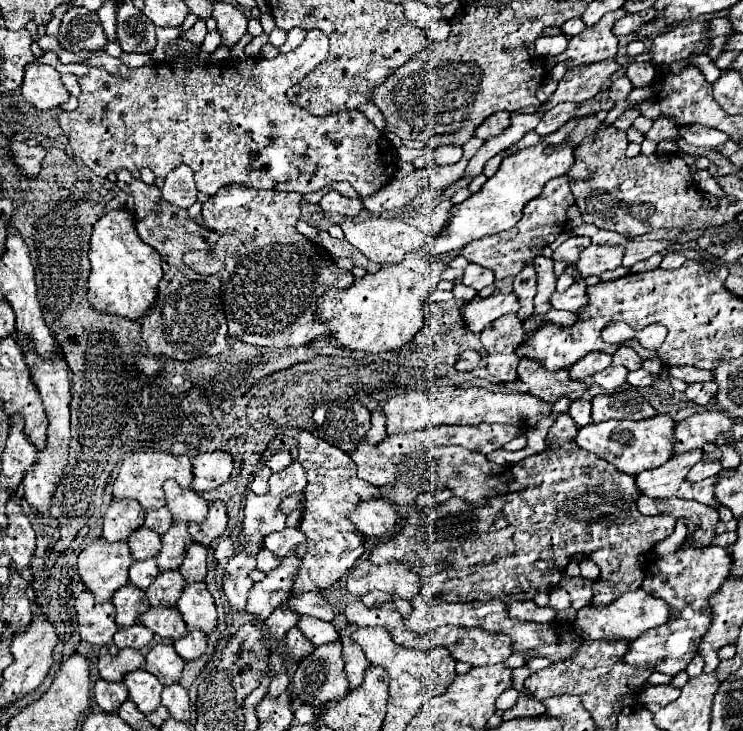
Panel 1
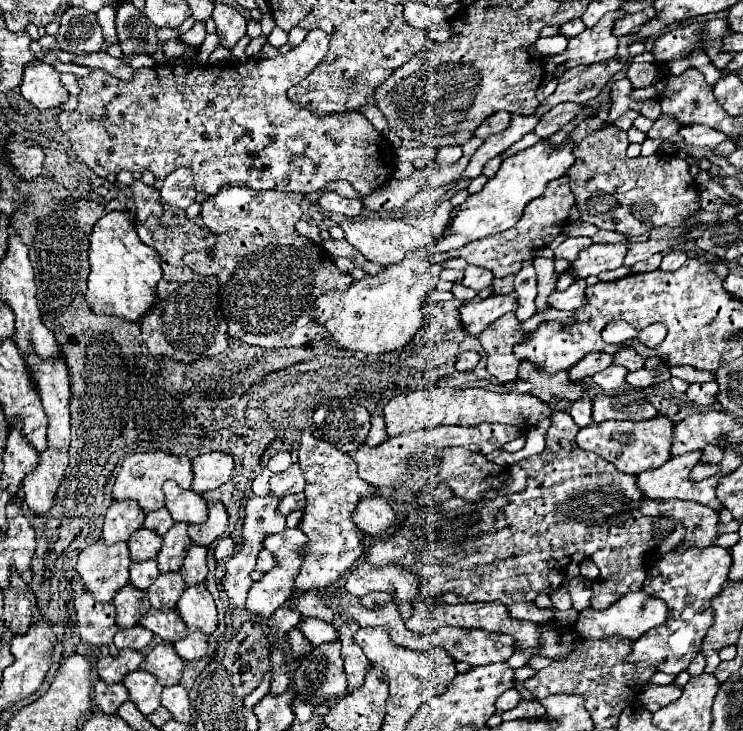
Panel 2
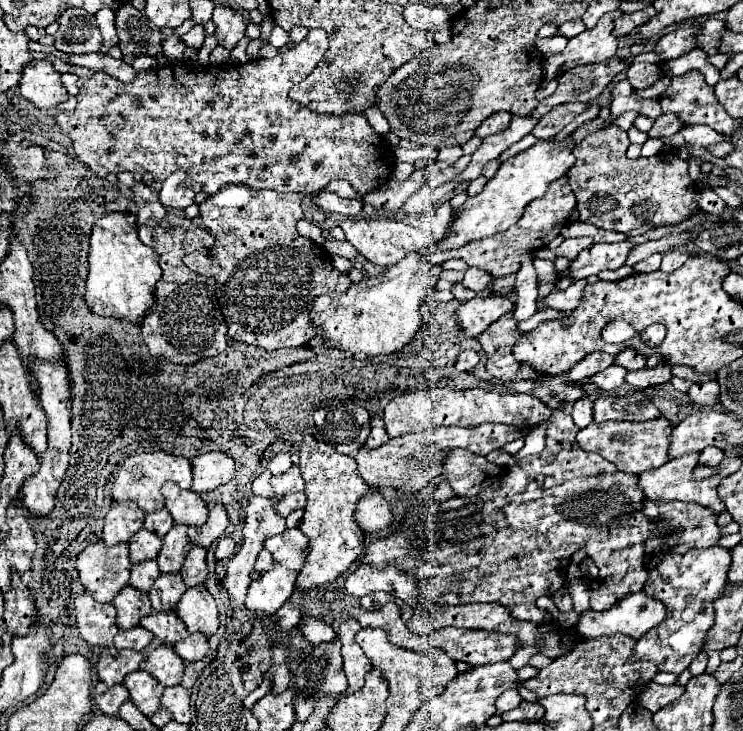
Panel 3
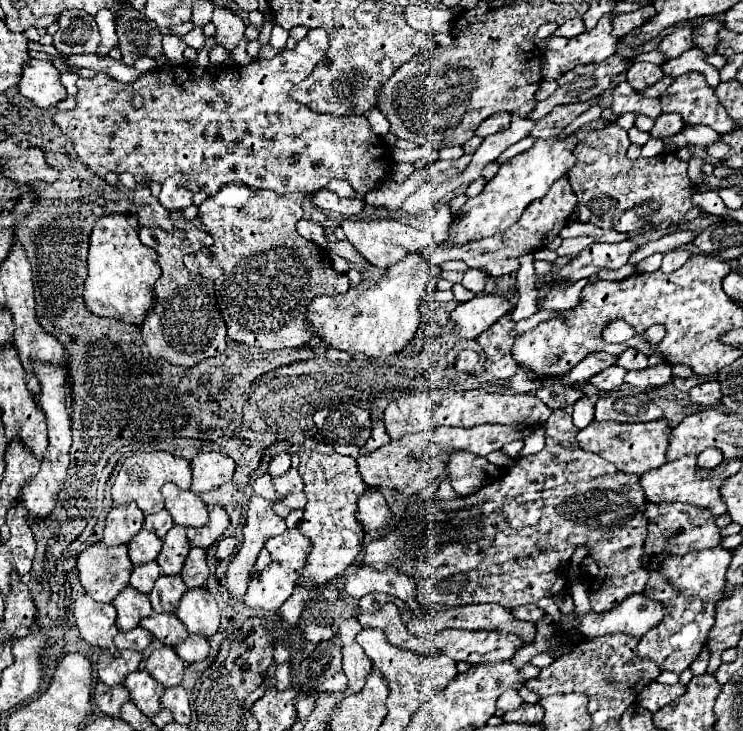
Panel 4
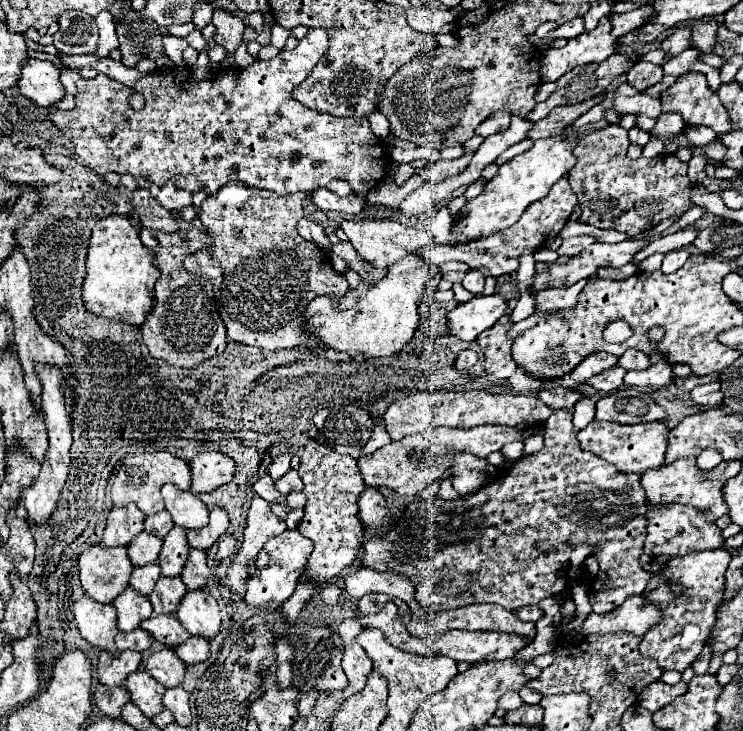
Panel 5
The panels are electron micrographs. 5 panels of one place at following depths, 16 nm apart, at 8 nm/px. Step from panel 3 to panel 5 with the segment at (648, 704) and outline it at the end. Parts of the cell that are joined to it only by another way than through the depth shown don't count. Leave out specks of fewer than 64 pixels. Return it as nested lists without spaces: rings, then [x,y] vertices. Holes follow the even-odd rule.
[[[652,682],[646,686],[638,697],[638,704],[644,706],[650,712],[660,710],[664,704],[672,702],[674,698],[682,696],[688,690],[686,682],[678,682],[674,686],[668,686],[664,682]]]

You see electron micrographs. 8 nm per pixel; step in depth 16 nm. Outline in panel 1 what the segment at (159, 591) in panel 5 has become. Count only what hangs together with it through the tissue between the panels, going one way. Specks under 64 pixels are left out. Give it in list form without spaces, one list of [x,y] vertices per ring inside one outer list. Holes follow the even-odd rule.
[[[160,572],[154,584],[146,590],[148,600],[152,606],[164,606],[164,608],[174,608],[186,582],[180,576],[180,572]]]

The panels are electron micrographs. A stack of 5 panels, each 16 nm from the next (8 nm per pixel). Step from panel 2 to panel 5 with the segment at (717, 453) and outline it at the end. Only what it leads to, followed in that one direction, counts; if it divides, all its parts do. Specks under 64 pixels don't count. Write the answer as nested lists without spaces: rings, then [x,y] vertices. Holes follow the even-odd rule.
[[[706,449],[696,458],[697,465],[702,470],[711,470],[722,462],[722,456],[717,450]]]

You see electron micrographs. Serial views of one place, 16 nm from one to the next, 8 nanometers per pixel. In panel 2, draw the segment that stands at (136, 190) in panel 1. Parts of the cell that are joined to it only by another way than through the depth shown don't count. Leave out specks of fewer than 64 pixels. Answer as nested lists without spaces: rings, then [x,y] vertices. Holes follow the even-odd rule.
[[[136,180],[132,184],[132,198],[136,204],[136,220],[144,222],[148,216],[162,216],[162,204],[160,204],[160,194],[152,186],[146,186],[144,182]]]

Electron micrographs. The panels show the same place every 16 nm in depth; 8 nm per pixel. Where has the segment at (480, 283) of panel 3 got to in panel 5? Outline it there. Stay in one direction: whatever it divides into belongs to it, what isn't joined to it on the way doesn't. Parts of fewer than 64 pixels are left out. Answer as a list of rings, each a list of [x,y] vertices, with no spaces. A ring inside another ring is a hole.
[[[470,270],[470,272],[466,272],[466,278],[462,280],[462,286],[472,294],[480,294],[484,290],[484,276],[478,270]]]

